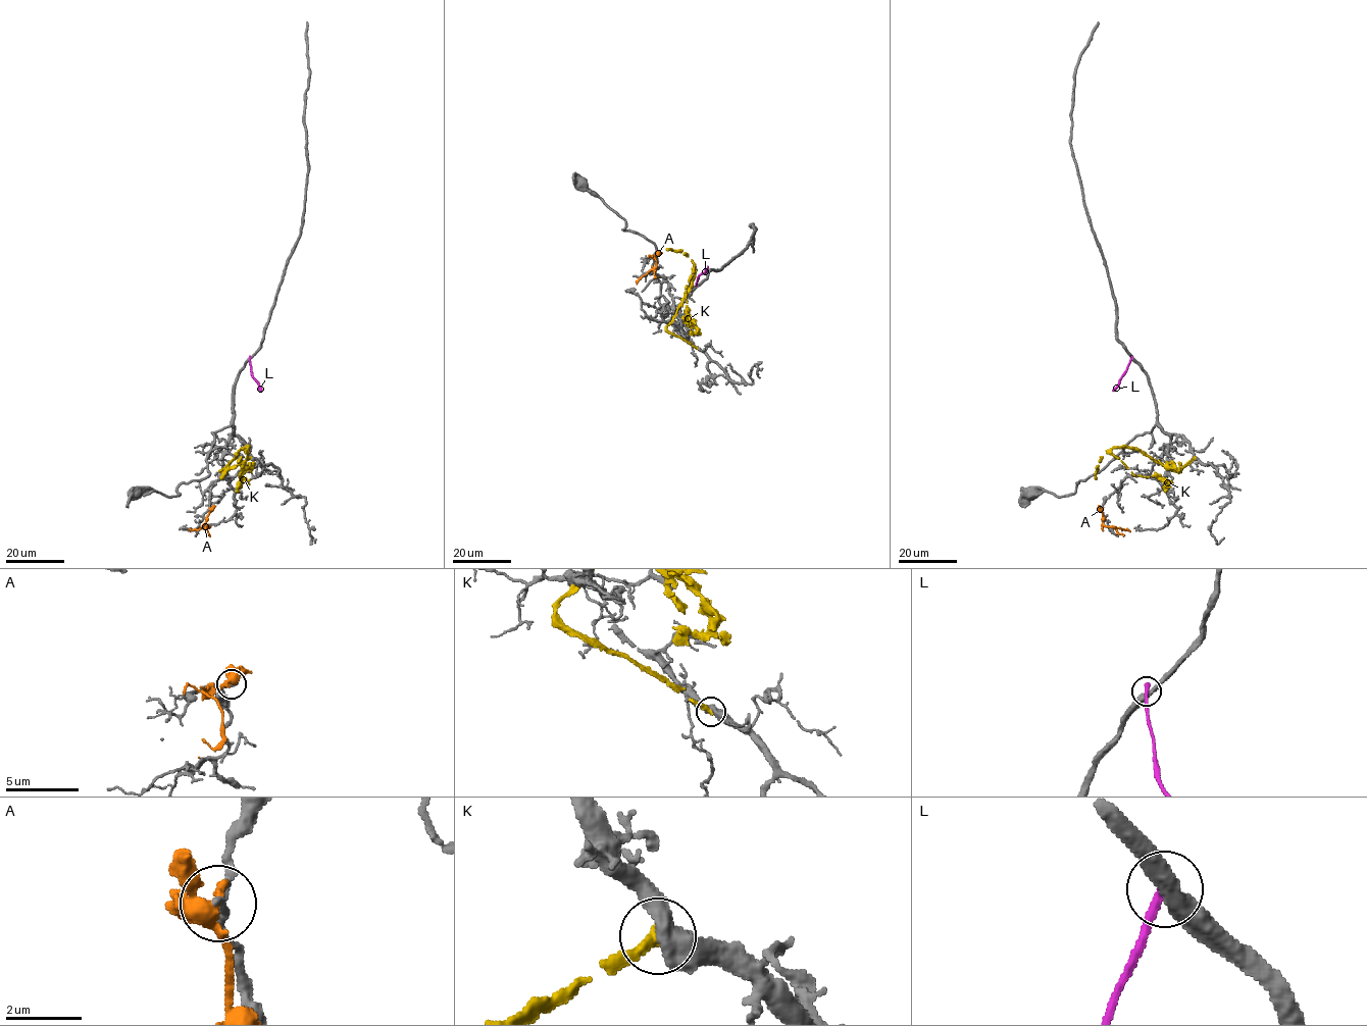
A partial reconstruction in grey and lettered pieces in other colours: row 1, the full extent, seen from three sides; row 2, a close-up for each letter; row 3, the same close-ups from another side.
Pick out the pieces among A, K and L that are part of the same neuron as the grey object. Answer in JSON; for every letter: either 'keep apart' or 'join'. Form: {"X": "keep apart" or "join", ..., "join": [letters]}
{"A": "keep apart", "K": "keep apart", "L": "keep apart", "join": []}

